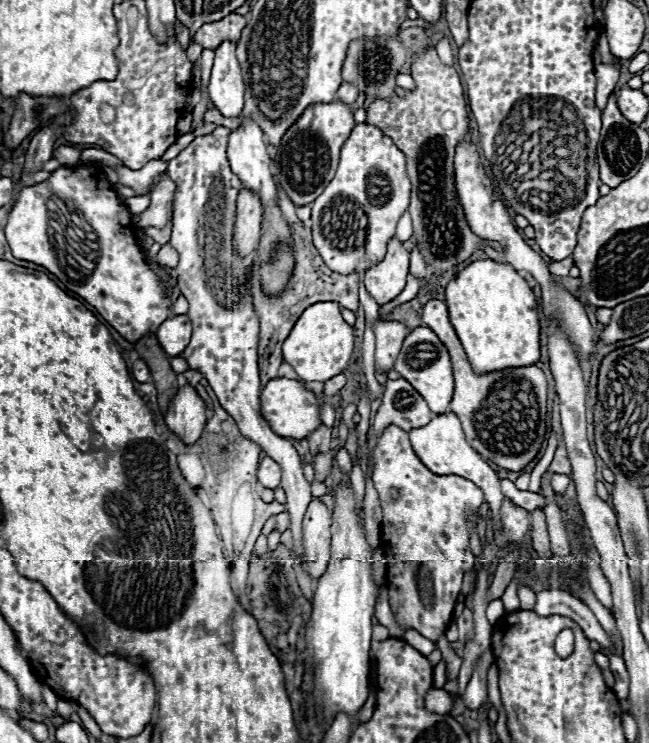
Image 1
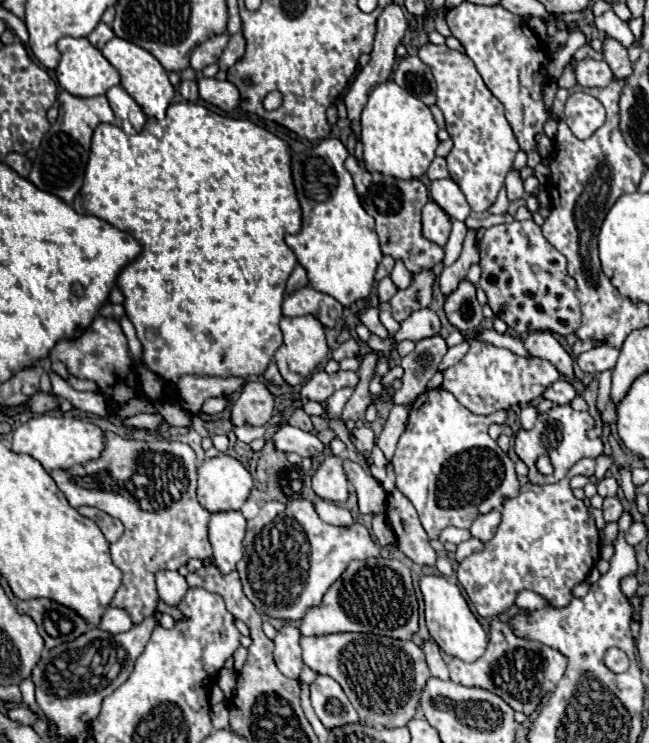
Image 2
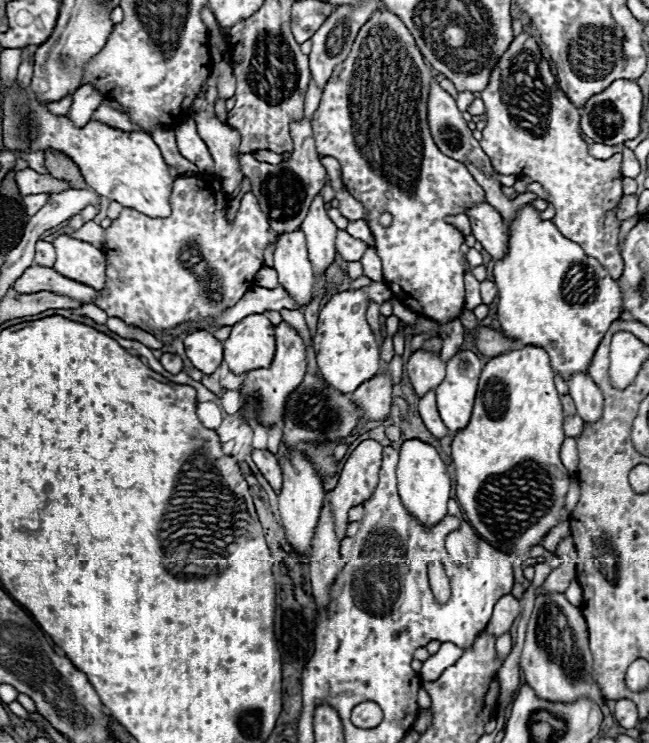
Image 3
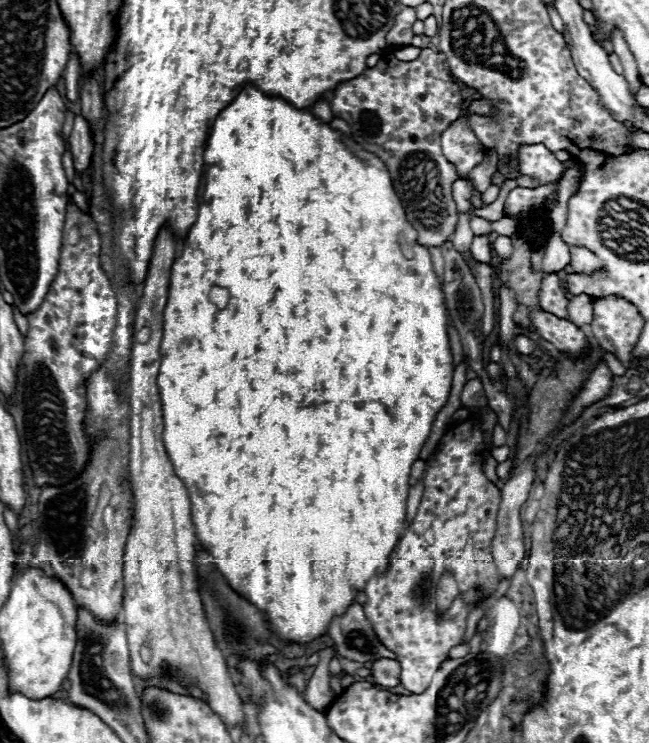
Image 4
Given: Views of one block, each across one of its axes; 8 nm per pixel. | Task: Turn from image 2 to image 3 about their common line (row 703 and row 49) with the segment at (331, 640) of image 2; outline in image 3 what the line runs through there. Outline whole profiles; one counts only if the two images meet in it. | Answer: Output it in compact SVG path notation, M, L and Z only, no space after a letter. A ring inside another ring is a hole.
M386 8L376 10L360 28L348 58L334 68L326 82L320 106L314 112L312 128L316 150L324 156L338 158L344 188L368 210L368 226L376 240L376 252L382 258L384 282L392 294L416 314L448 322L456 320L464 308L464 254L460 252L464 236L444 222L444 218L484 202L484 190L476 184L464 164L444 156L436 148L428 128L430 82L430 66L424 62L422 52L416 48L416 42L402 20ZM382 212L392 214L390 226L378 224Z

